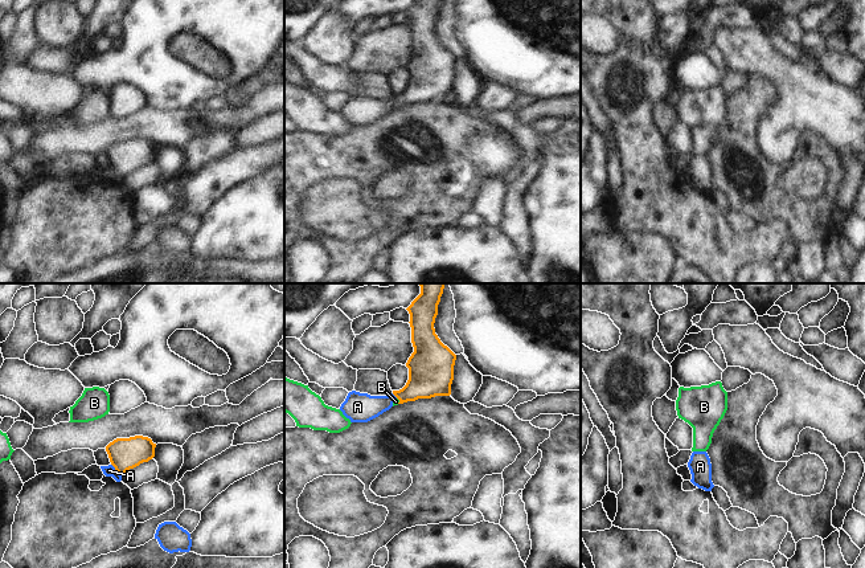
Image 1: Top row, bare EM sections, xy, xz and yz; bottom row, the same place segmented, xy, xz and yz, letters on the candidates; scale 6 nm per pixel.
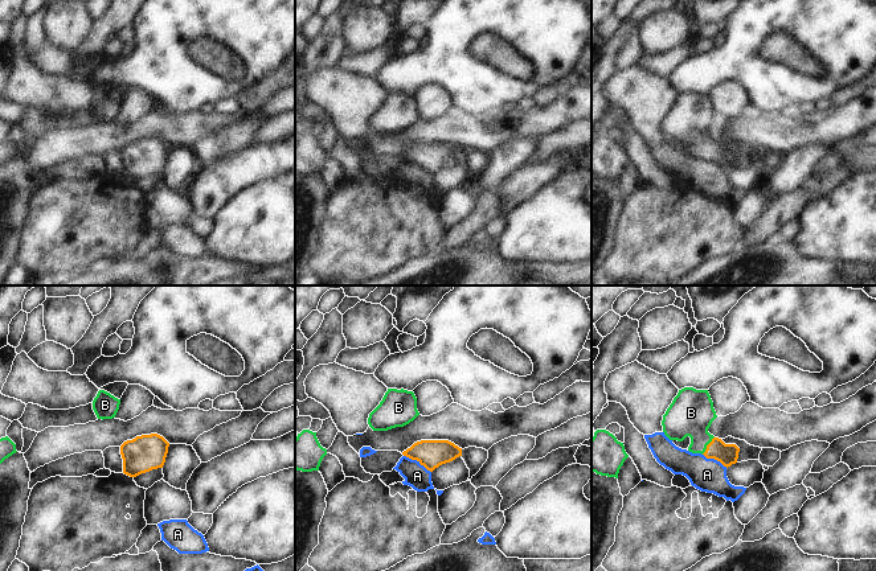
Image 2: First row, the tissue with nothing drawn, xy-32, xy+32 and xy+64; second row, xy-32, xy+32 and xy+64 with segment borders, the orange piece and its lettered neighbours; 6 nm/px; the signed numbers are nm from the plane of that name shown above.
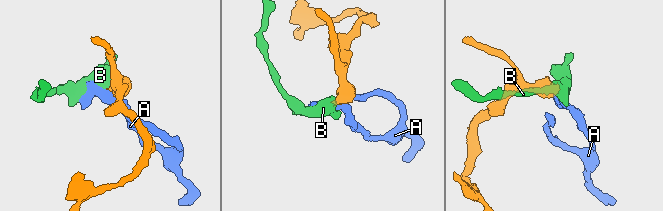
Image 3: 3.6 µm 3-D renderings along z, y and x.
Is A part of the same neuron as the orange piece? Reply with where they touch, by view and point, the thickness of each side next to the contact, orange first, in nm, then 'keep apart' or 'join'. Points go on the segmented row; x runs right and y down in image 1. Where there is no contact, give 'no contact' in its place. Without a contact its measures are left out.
contact xy (117, 470); calibres 190 and 70 nm; keep apart

